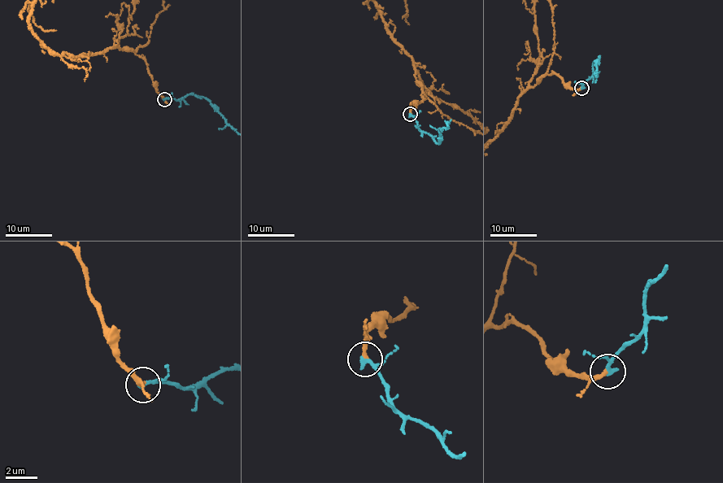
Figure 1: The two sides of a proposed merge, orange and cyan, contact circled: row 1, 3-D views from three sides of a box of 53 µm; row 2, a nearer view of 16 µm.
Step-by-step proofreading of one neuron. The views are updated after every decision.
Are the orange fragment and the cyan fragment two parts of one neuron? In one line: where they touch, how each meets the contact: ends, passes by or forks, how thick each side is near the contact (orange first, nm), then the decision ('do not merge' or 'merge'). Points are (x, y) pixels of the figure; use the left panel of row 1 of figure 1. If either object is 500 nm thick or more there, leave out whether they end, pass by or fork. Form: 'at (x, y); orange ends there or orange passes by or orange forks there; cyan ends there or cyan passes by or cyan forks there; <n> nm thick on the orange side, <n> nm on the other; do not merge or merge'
at (164, 99); orange ends there; cyan passes by; 240 nm thick on the orange side, 240 nm on the other; merge

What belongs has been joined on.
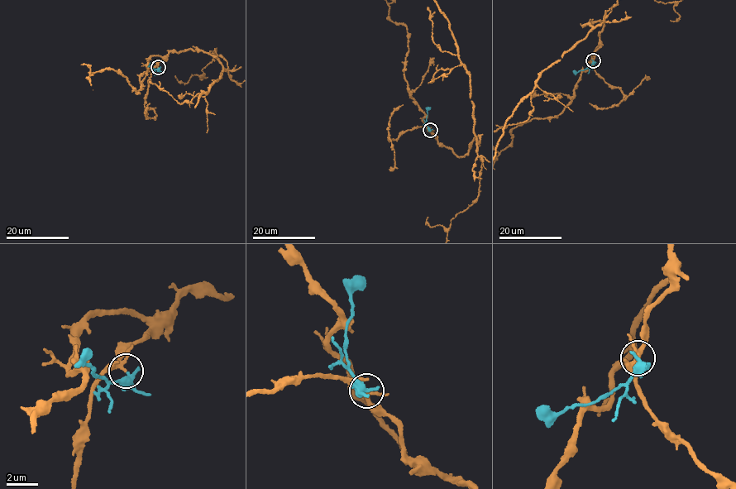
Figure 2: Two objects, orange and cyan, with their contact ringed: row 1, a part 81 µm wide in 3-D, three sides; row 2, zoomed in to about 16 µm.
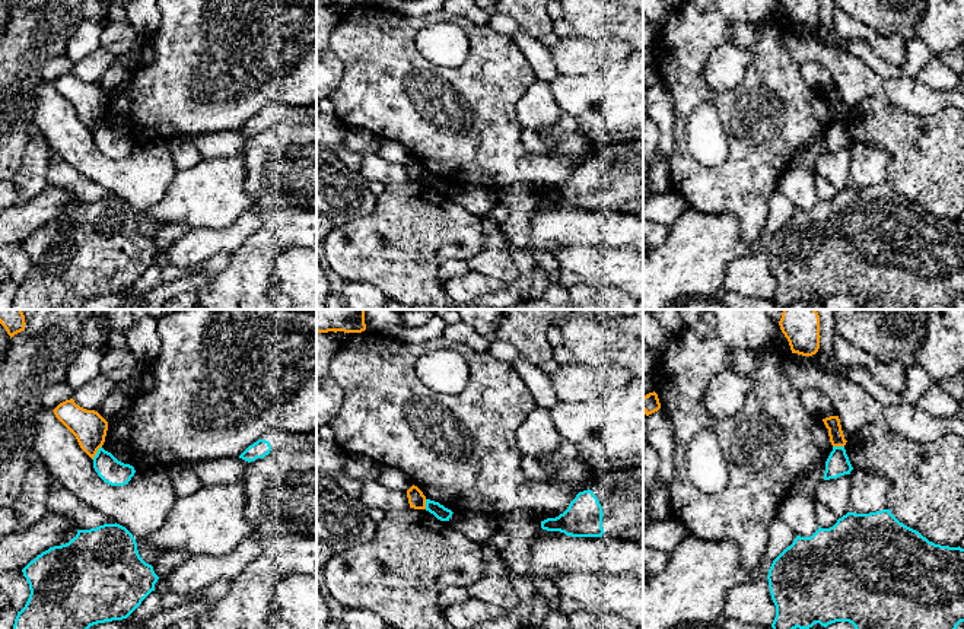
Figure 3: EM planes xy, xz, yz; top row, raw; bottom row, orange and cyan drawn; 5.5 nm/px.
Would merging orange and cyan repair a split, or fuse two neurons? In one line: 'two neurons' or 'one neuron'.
two neurons

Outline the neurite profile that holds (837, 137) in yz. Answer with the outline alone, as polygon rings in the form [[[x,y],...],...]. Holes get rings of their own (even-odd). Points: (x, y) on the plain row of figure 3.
[[[833,120],[833,124],[825,134],[824,153],[850,147],[852,143],[853,140],[849,134],[844,120]]]

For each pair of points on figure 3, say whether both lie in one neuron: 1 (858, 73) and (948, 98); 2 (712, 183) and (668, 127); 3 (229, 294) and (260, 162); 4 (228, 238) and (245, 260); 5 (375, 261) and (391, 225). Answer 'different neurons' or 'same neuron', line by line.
1: same neuron
2: different neurons
3: same neuron
4: different neurons
5: same neuron

